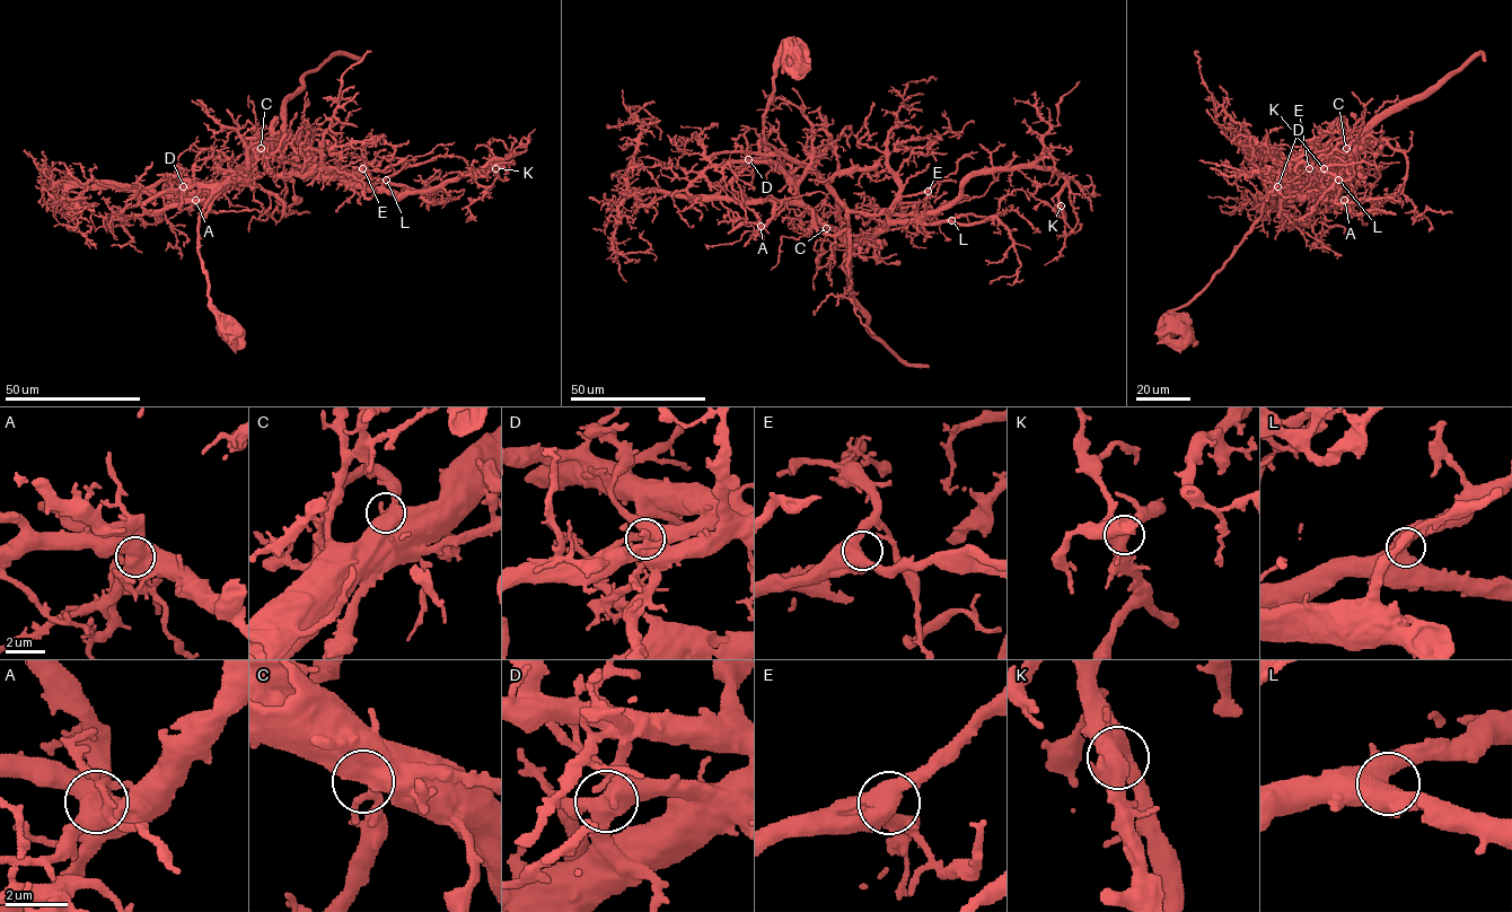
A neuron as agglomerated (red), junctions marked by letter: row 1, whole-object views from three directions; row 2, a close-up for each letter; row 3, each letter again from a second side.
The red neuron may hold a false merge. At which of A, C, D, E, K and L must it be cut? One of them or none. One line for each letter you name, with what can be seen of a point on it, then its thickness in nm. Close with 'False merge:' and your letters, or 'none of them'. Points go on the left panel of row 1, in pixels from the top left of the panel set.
A: (195, 200) | 700 nm
False merge: A

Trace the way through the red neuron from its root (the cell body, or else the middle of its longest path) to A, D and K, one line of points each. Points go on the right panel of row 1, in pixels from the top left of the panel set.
A: (1341, 158), (1346, 149), (1325, 170), (1321, 199), (1328, 207), (1344, 200)
D: (1341, 158), (1329, 159), (1312, 149), (1307, 149), (1273, 183), (1277, 186)
K: (1341, 158), (1330, 161), (1334, 183), (1329, 187), (1302, 196), (1289, 189), (1285, 167), (1292, 160), (1324, 168)

